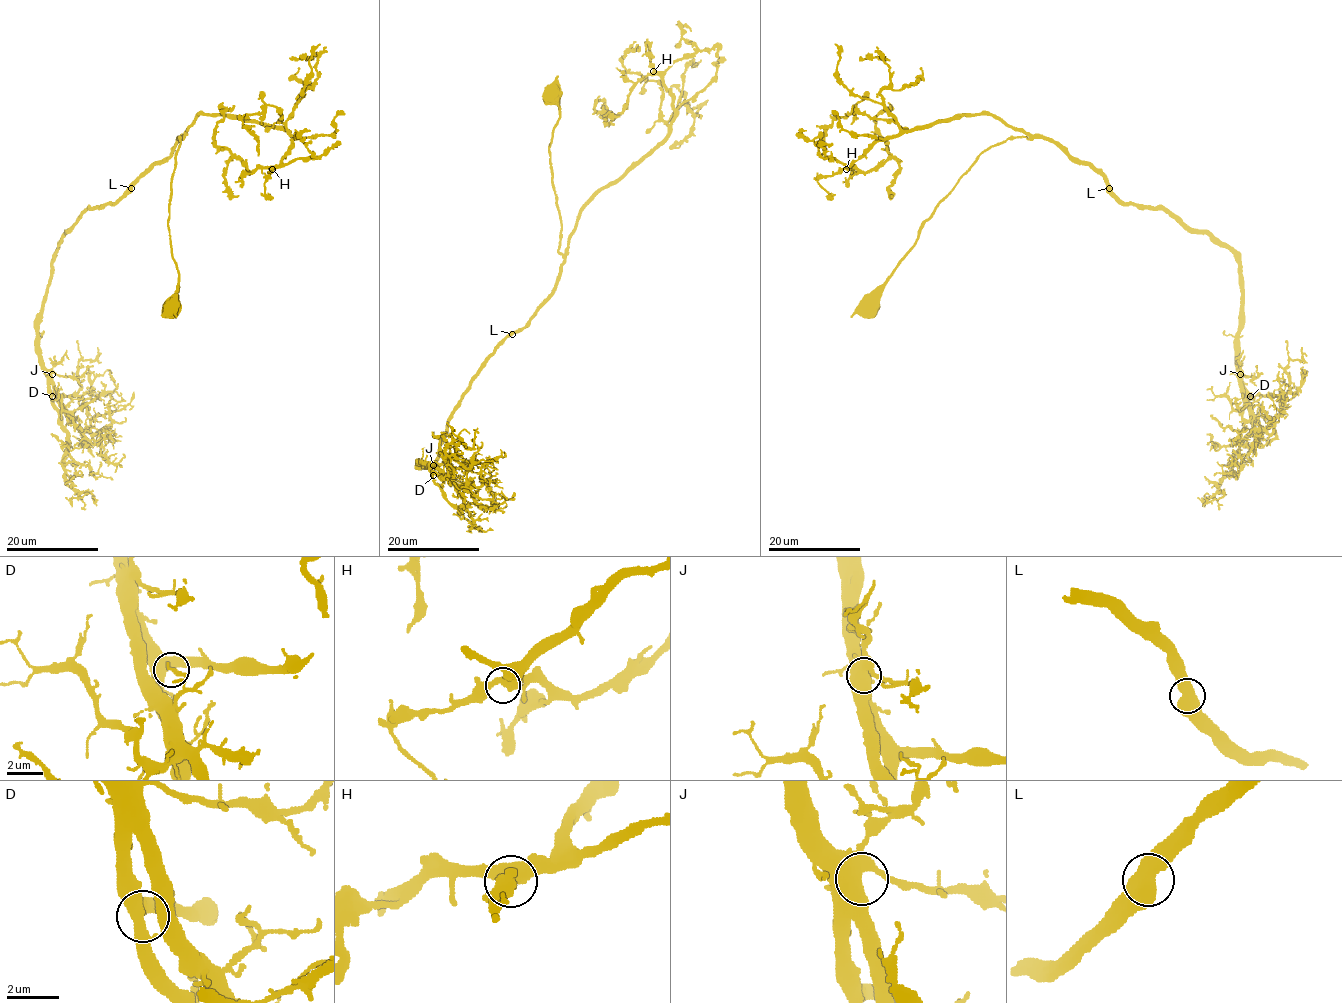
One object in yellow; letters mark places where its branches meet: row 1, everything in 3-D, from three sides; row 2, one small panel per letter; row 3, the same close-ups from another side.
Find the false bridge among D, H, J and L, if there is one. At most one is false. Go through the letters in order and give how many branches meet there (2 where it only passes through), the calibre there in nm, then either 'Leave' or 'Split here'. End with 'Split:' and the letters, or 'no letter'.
D: Branches: 3. Thickness 440 nm. Leave
H: Branches: 3. Thickness 480 nm. Leave
J: Branches: 3. Thickness 550 nm. Leave
L: Branches: 2. Thickness 650 nm. Leave
Split: no letter

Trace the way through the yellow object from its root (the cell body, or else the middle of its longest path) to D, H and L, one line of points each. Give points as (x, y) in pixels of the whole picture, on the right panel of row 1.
D: (871, 307), (983, 152), (1049, 138), (1122, 201), (1162, 207), (1233, 254), (1238, 371), (1250, 396)
H: (871, 307), (870, 296), (976, 159), (1007, 139), (1029, 137), (991, 115), (964, 114), (877, 139), (846, 169)
L: (871, 307), (870, 296), (913, 245), (935, 206), (992, 146), (1017, 137), (1049, 138), (1095, 168), (1108, 187)

